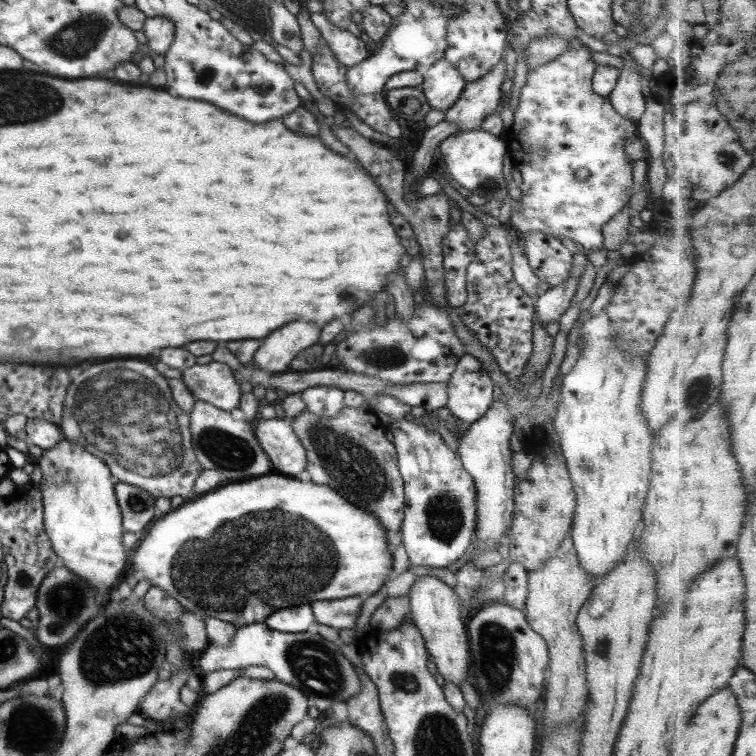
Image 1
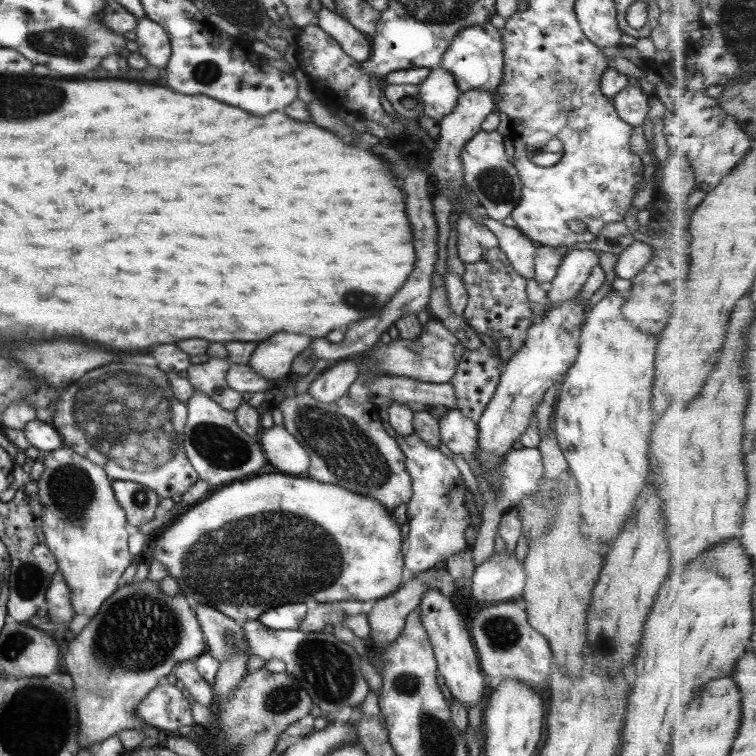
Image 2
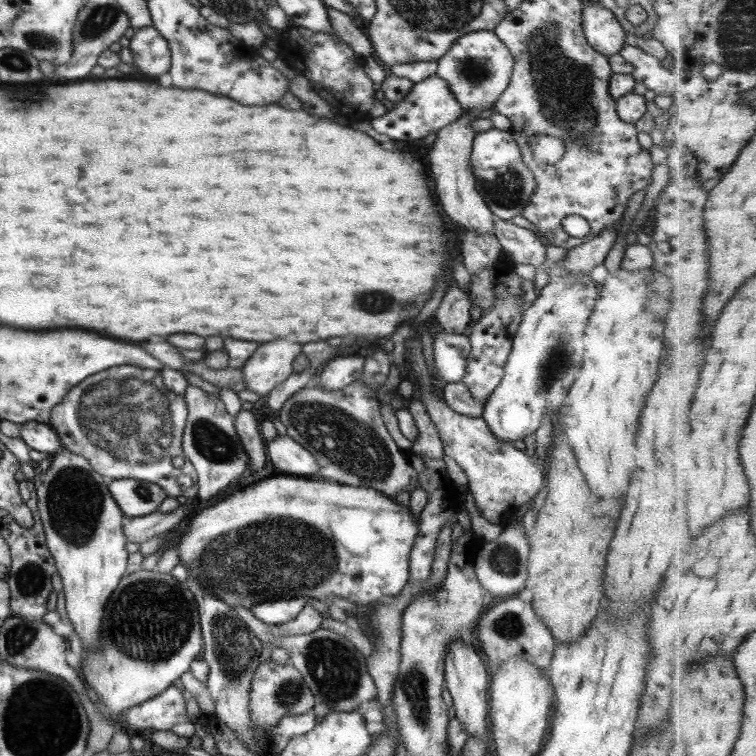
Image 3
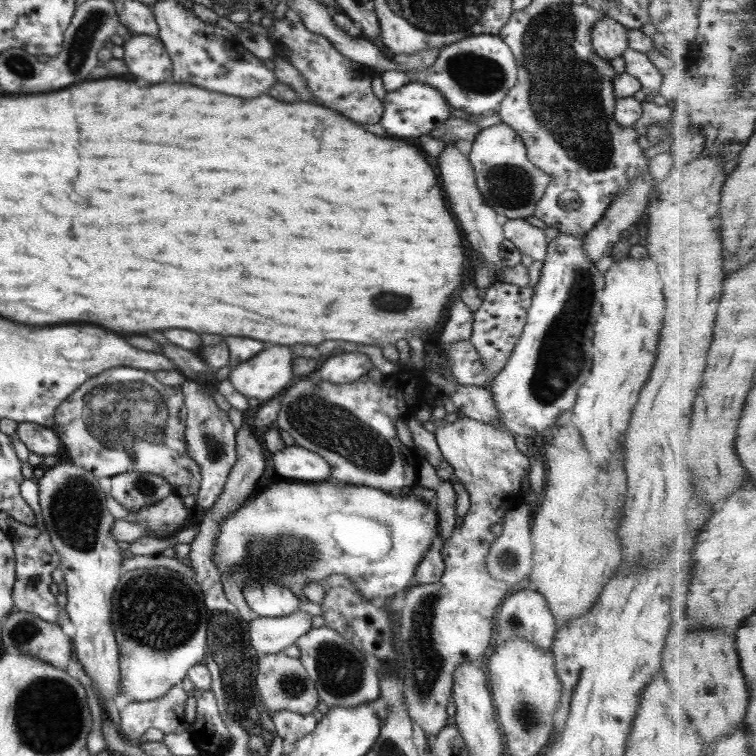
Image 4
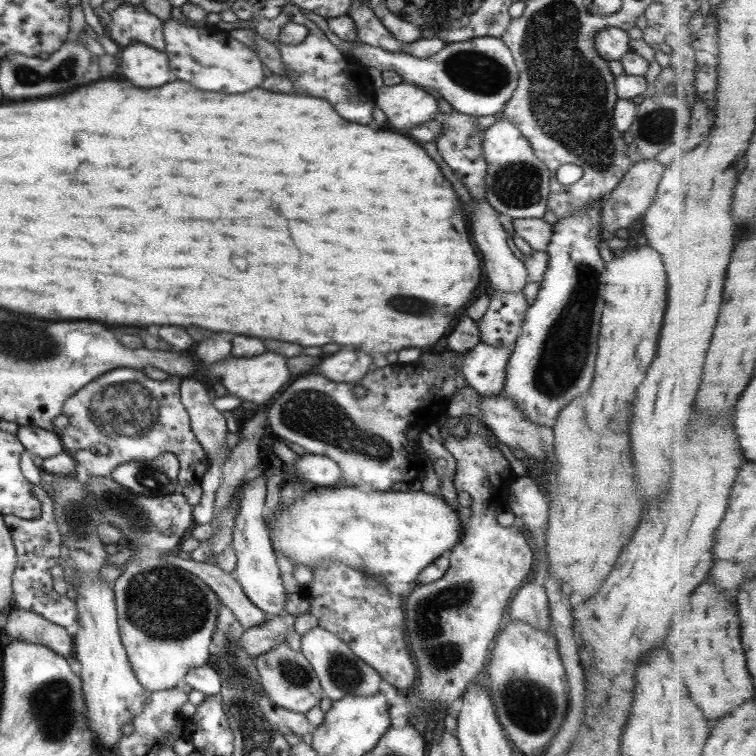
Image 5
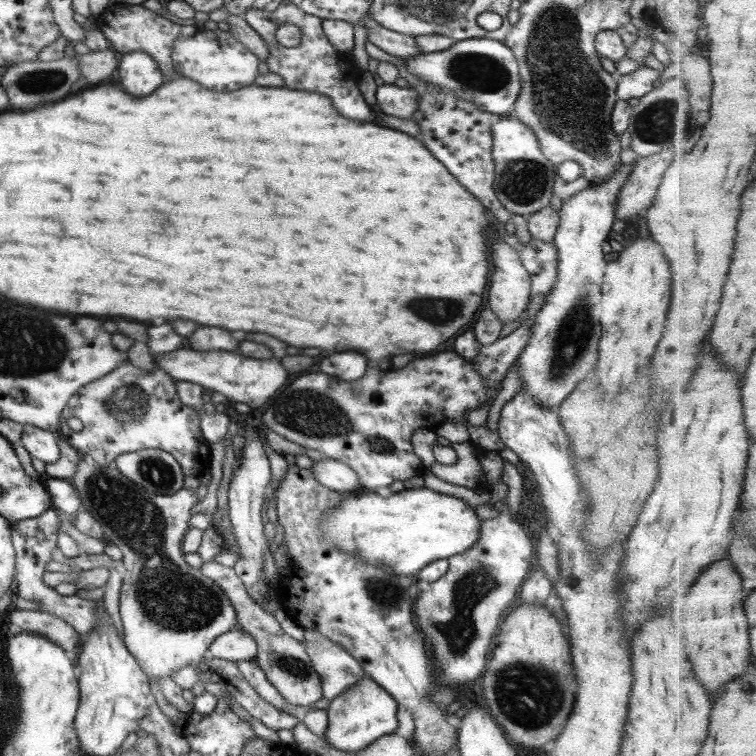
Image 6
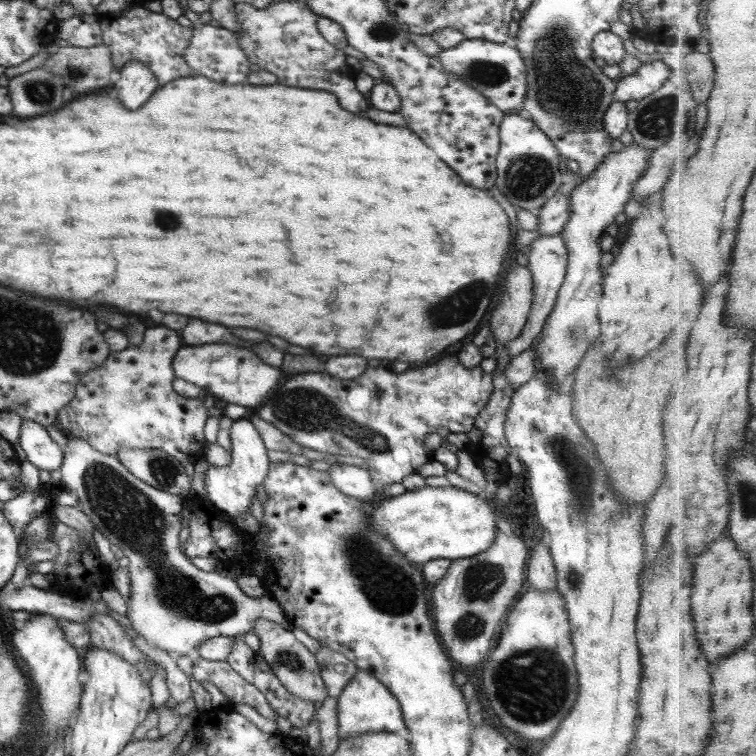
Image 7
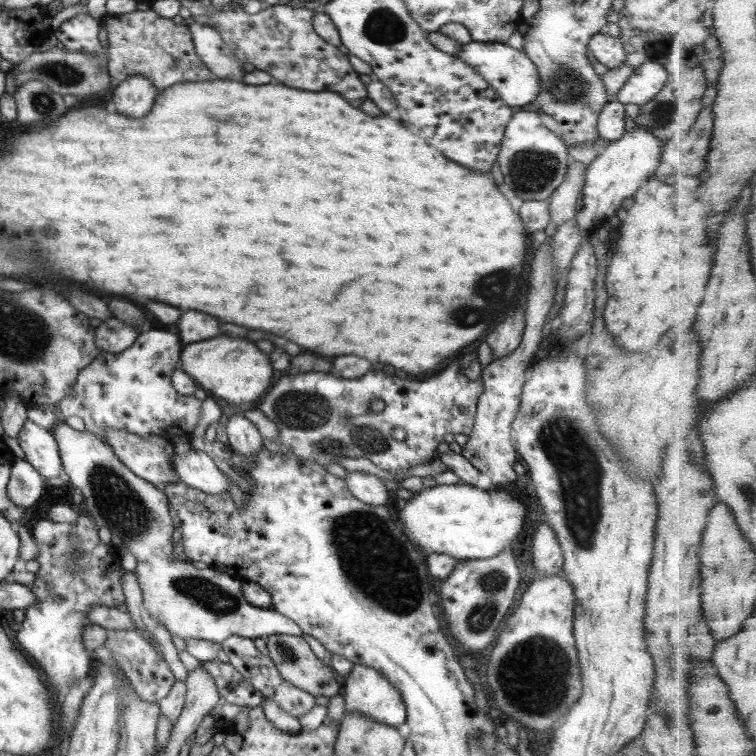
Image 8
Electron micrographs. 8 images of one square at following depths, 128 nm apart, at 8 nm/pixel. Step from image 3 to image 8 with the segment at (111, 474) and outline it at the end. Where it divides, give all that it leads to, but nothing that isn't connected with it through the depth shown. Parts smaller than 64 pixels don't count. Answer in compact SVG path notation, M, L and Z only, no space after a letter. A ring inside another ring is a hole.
M162 330L143 331L139 335L130 348L123 350L120 354L101 351L86 368L79 372L71 393L57 404L60 408L61 420L70 416L82 418L85 430L106 443L108 443L105 437L107 428L125 430L145 439L161 438L172 445L182 441L189 442L190 435L199 423L203 401L191 399L174 390L171 380L173 372L179 367L180 350L182 350L180 338L176 334L162 332Z

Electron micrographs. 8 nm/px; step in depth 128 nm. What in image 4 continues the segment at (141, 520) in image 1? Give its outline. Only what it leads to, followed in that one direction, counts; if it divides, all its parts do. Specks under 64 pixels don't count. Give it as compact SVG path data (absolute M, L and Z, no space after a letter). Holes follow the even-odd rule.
M135 470L113 476L111 484L111 498L129 512L152 506L173 492L172 486L162 476Z

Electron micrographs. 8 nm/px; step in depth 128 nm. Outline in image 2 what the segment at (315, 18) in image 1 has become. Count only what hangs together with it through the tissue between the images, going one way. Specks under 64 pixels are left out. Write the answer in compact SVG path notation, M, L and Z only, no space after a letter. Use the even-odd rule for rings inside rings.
M323 6L316 13L316 24L338 42L342 50L355 62L362 64L371 58L366 35L354 28L348 20Z

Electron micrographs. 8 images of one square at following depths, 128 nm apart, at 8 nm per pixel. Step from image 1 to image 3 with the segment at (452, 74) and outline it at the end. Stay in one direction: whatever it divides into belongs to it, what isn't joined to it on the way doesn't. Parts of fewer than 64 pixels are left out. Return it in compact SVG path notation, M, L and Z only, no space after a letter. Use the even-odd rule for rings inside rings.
M433 75L420 83L414 83L412 91L402 103L398 103L390 112L388 111L386 114L374 118L374 120L368 120L368 124L378 134L390 136L394 140L418 140L418 138L423 140L426 136L437 134L440 130L446 128L448 124L459 119L464 112L465 110L448 90L446 82Z

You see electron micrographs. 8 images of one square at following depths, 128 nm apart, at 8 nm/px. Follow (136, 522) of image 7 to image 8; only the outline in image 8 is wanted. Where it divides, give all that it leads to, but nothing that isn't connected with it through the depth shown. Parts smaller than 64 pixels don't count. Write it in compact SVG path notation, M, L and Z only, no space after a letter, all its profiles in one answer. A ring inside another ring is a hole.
M58 420L52 430L52 434L59 446L63 469L68 474L69 483L80 490L83 496L83 510L87 511L99 528L109 528L114 541L128 548L128 552L136 557L136 577L143 594L142 609L148 612L148 621L157 626L164 624L164 628L171 636L180 636L182 640L196 638L210 642L223 643L229 636L241 636L242 638L266 638L273 634L283 634L302 637L301 628L279 614L272 608L257 608L252 606L244 598L242 583L226 574L212 568L198 570L191 562L183 557L172 556L175 526L170 516L168 497L163 490L136 476L116 456L116 453L106 442L102 442L98 436L90 431L78 431L72 429L64 420Z

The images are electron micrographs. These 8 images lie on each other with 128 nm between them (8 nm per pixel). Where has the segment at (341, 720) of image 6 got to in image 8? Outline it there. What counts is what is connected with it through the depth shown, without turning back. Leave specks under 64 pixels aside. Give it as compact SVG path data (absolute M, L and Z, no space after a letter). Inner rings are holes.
M355 664L346 681L343 681L342 686L345 694L343 697L346 700L345 713L357 712L366 718L396 728L400 724L404 724L407 719L406 707L398 689L390 684L386 678L382 677L377 670Z

